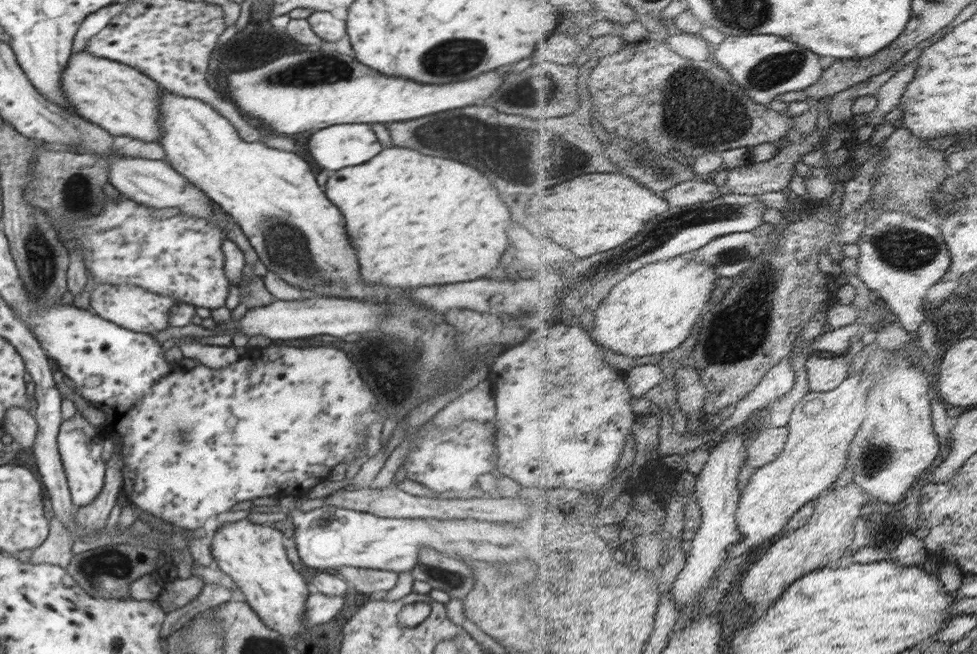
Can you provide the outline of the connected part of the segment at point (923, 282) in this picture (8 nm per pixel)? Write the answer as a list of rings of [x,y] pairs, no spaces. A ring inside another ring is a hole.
[[[892,207],[880,214],[880,217],[865,229],[863,240],[857,244],[860,247],[860,270],[859,275],[863,281],[880,294],[890,313],[897,315],[902,324],[920,336],[920,326],[930,316],[926,313],[926,296],[928,292],[940,284],[940,281],[951,271],[953,256],[941,225],[930,224],[928,220],[916,218],[904,210],[896,210]]]

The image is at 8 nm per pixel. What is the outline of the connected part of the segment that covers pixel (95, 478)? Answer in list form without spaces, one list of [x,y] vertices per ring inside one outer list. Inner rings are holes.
[[[77,411],[72,418],[63,420],[57,434],[58,452],[63,463],[63,468],[69,486],[72,503],[76,508],[90,506],[101,494],[105,481],[104,464],[96,464],[96,460],[90,458],[92,443],[97,437],[97,426],[94,426],[84,419],[84,416]]]

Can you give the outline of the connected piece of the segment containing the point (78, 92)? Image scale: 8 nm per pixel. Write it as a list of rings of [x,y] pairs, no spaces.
[[[80,51],[72,54],[72,60],[68,61],[68,68],[62,71],[62,89],[66,95],[67,102],[79,116],[89,122],[93,122],[104,128],[111,135],[130,135],[132,138],[143,142],[158,142],[161,135],[159,125],[159,99],[164,96],[166,90],[160,88],[156,80],[152,80],[144,73],[128,66],[90,54],[88,51]]]

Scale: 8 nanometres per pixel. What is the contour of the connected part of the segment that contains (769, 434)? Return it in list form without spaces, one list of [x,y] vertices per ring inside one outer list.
[[[767,425],[760,432],[748,448],[748,463],[755,470],[763,469],[772,464],[784,454],[788,446],[790,428]]]

